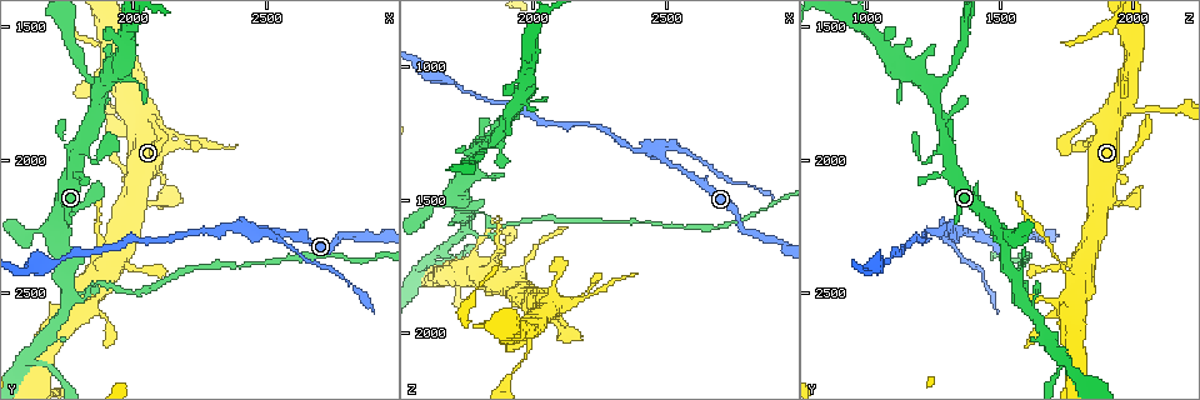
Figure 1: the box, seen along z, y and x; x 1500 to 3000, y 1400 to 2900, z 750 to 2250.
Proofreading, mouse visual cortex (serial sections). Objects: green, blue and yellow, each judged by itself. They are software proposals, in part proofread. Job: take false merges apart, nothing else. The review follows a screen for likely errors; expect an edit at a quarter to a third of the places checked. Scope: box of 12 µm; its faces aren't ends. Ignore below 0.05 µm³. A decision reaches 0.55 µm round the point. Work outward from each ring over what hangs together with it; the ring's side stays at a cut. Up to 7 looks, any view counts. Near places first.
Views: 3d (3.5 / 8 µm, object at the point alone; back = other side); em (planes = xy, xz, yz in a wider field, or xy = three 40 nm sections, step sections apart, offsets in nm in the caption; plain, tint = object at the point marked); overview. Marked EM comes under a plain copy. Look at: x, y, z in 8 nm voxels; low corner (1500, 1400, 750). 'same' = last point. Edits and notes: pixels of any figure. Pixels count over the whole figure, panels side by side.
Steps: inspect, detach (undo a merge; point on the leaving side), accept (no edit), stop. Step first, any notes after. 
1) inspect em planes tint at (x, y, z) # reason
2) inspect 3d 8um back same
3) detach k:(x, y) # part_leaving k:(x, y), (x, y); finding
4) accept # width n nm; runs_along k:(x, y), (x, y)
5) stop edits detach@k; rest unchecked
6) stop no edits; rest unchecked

inspect 3d 8um at (2460, 2260, 1330) # abrupt turn

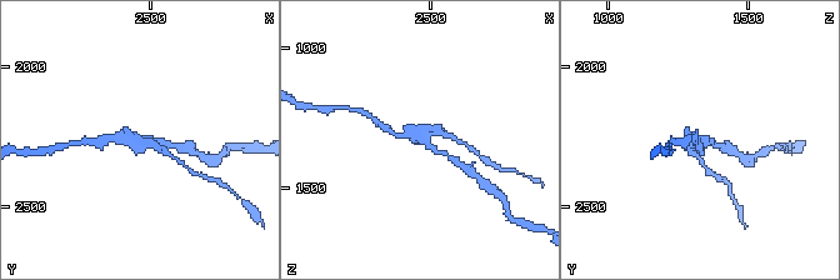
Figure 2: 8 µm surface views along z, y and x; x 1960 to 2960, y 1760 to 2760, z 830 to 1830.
inspect 3d 3.5um at (2470, 2270, 1330) # closer look

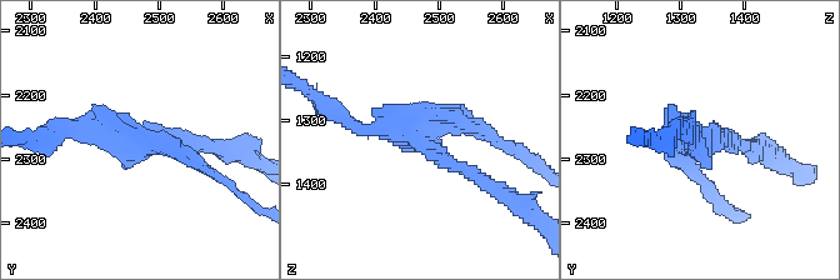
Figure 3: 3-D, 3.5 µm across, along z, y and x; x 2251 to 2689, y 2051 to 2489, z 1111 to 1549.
inspect em xy step 1 tint at (2460, 2265, 1325) # shape alone is not enough

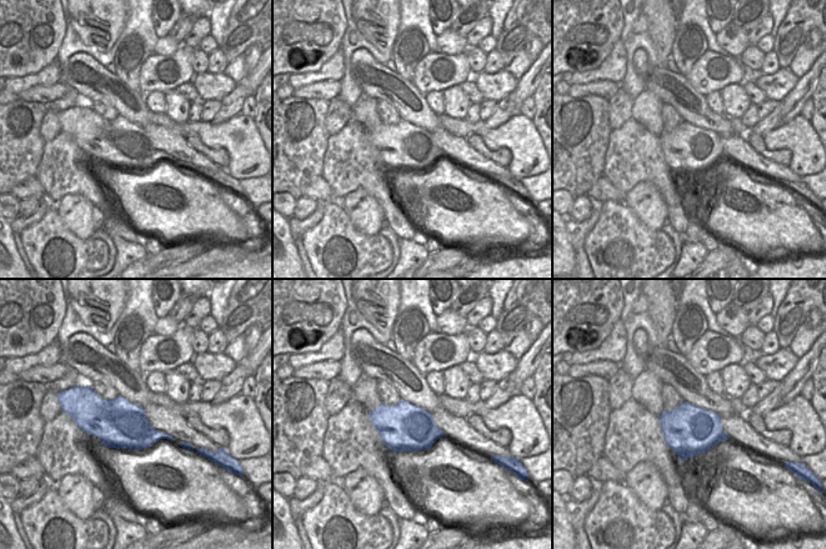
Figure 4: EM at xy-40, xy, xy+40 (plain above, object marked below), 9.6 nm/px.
detach 3:(189, 158) # width 460 nm; part_leaving 3:(143, 145), (178, 149), (243, 195); two cells meet here

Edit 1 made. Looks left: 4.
inspect 3d 3.5um at (1860, 1990, 1210) # sharp bend

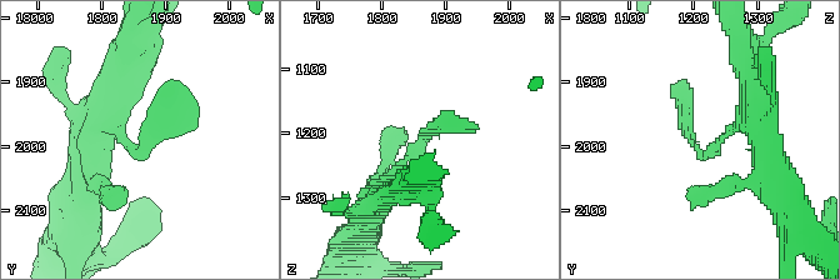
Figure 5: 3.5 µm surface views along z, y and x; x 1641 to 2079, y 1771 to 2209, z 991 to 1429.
inspect em planes tint at (1870, 1995, 1205) # now the EM

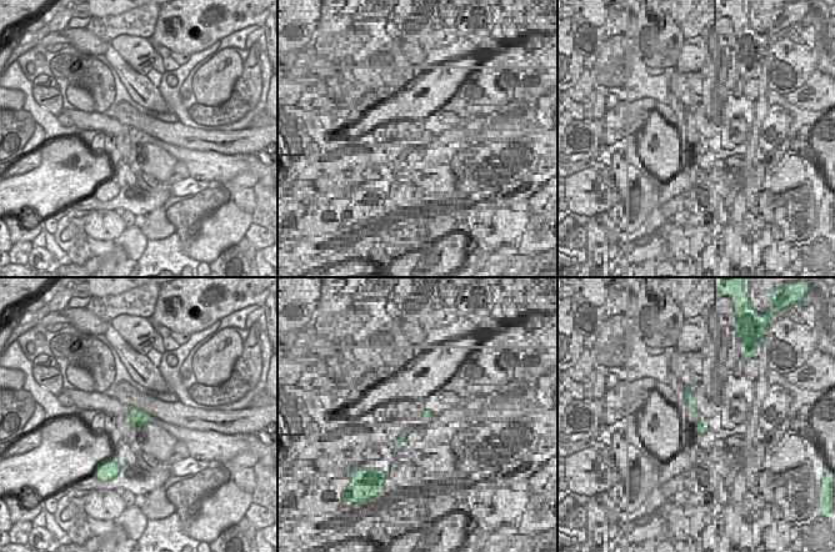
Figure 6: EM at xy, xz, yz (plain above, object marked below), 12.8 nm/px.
accept # width 200 nm; runs_along 5:(383, 195), (421, 138), (460, 119); continuous, no second cell

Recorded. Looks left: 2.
inspect 3d 8um at (1760, 2510, 1560) # two arms in line, one across

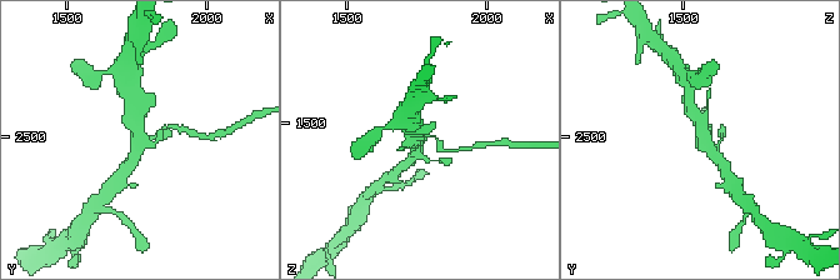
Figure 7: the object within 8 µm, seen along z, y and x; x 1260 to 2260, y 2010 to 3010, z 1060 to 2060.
inspect em planes tint at (1750, 2500, 1570) # now the EM

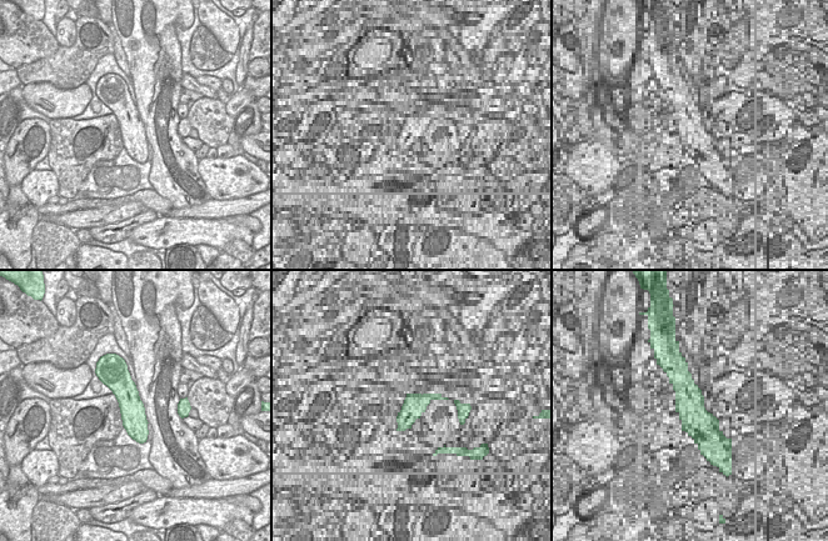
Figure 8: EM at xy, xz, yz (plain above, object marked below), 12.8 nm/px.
accept # width 320 nm; runs_along 7:(690, 109), (724, 168); all the same cell

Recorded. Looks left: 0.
stop edits detach@3; rest unchecked

